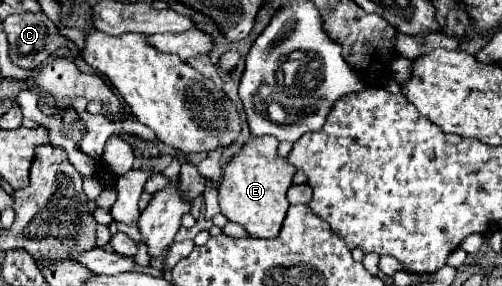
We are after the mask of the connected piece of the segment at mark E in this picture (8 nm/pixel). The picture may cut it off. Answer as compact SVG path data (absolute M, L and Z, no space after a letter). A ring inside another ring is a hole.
M264 136L264 138L250 138L240 154L232 158L232 162L224 168L224 180L218 192L220 212L240 226L250 236L260 238L276 238L280 234L284 216L288 212L288 198L286 192L292 186L296 168L288 166L288 160L278 154L278 140Z

